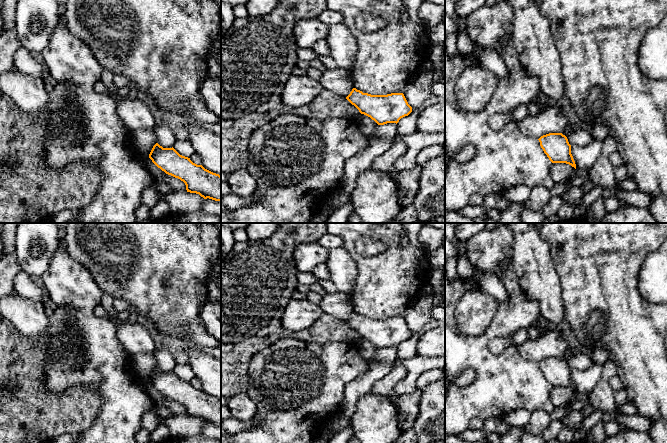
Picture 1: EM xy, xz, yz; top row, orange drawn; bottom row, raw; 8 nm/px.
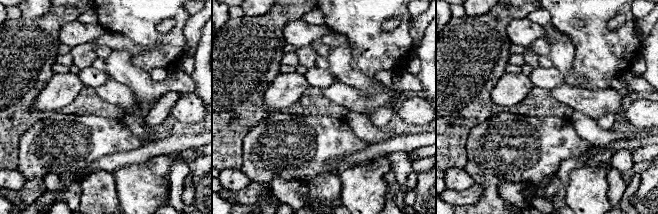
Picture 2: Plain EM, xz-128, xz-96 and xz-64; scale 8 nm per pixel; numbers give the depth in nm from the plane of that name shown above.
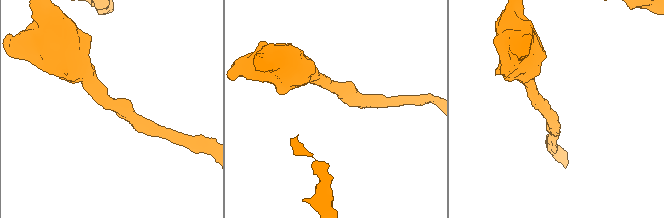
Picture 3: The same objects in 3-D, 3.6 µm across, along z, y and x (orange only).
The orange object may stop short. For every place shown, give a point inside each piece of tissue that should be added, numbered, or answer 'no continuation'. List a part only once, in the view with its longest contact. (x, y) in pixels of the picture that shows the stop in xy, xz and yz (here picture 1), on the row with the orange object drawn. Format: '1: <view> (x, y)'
no continuation

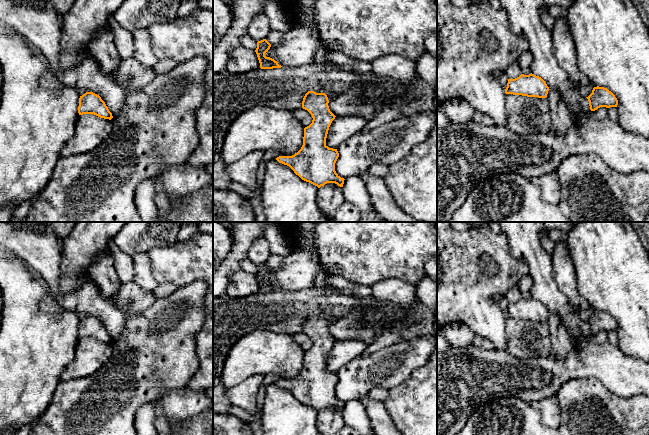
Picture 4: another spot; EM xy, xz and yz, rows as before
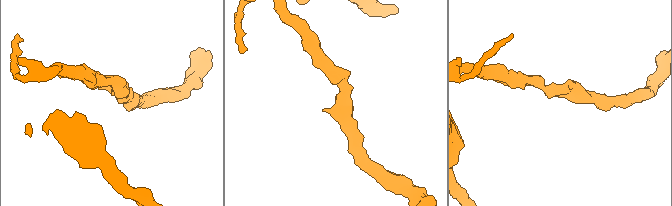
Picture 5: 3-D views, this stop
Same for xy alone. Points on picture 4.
no continuation

